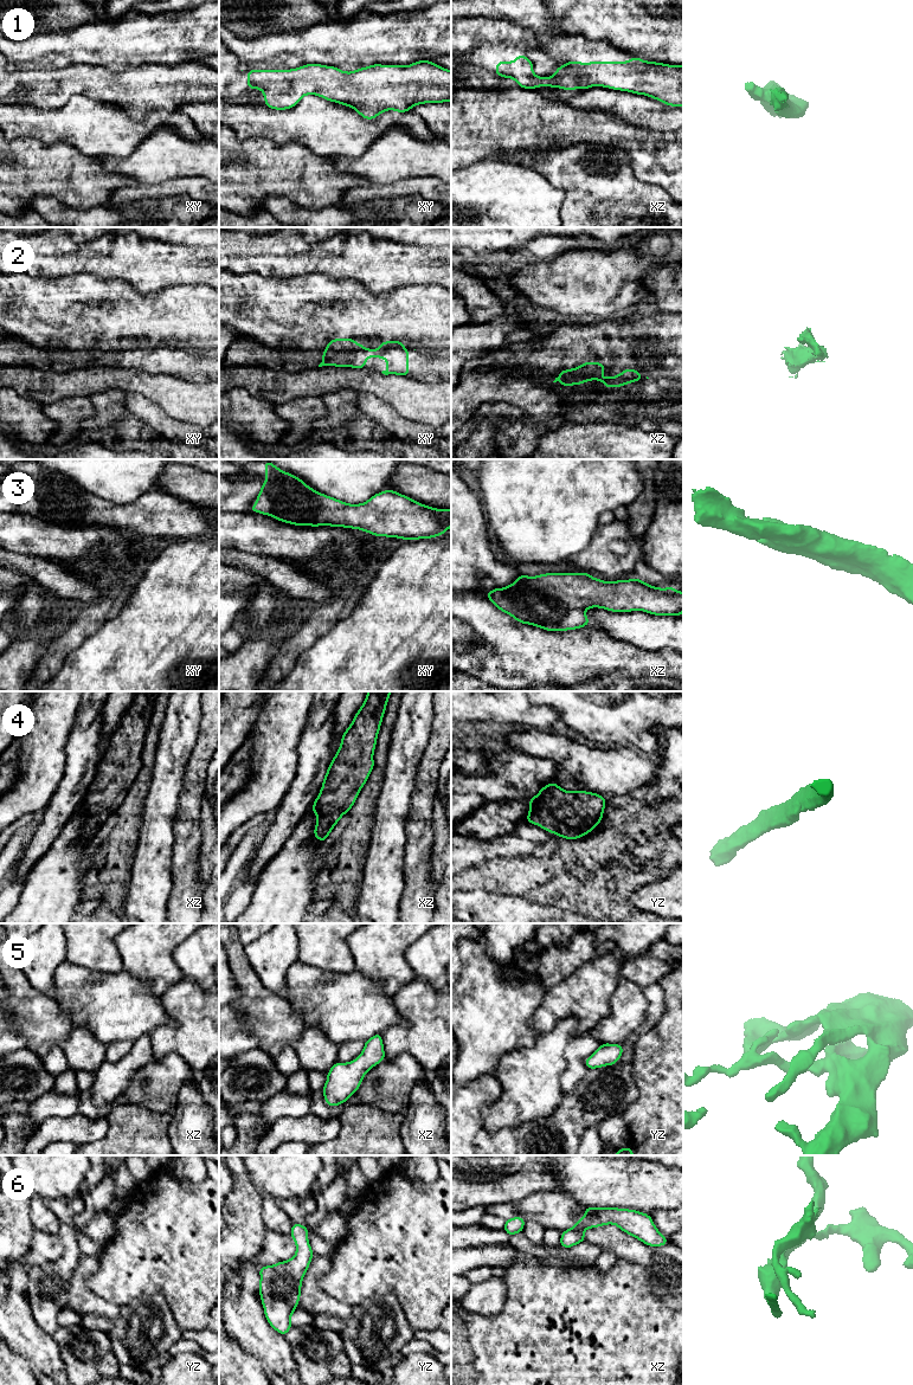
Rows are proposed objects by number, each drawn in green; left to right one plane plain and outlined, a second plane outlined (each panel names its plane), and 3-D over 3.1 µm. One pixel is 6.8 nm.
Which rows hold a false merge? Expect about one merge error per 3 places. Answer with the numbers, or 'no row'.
2

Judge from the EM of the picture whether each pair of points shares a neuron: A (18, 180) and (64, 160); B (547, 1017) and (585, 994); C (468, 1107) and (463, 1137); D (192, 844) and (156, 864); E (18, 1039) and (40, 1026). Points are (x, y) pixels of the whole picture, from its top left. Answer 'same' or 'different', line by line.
A: same
B: same
C: same
D: different
E: different

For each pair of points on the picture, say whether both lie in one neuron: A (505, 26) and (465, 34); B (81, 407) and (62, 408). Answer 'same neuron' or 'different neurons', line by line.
A: same neuron
B: same neuron

